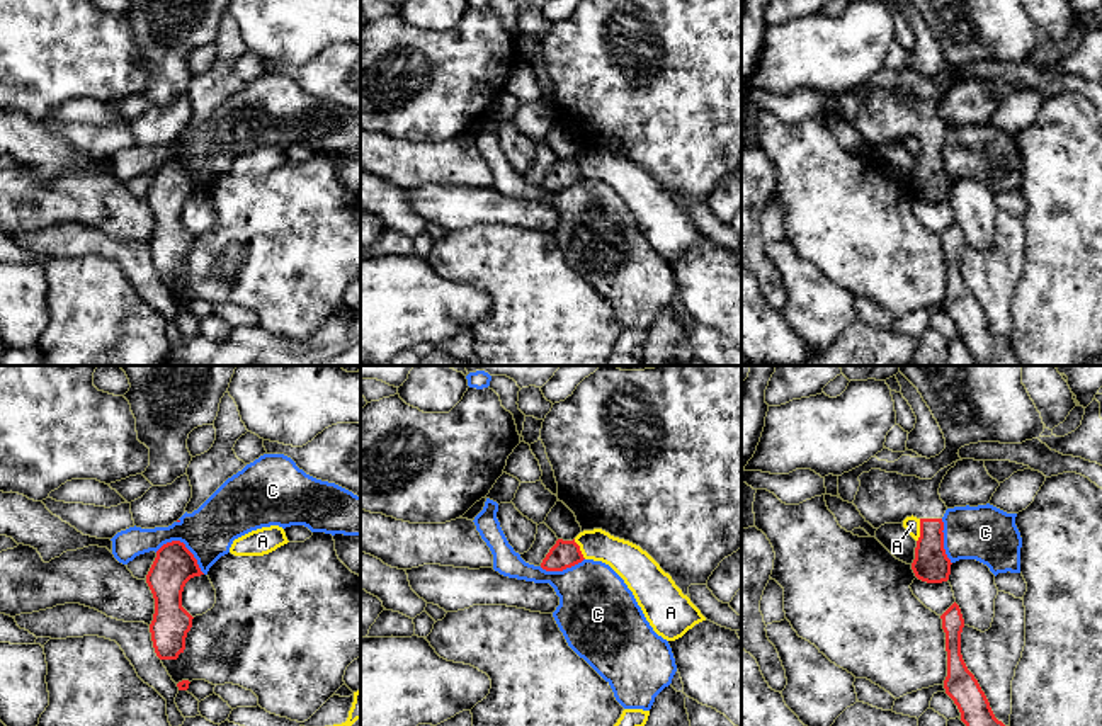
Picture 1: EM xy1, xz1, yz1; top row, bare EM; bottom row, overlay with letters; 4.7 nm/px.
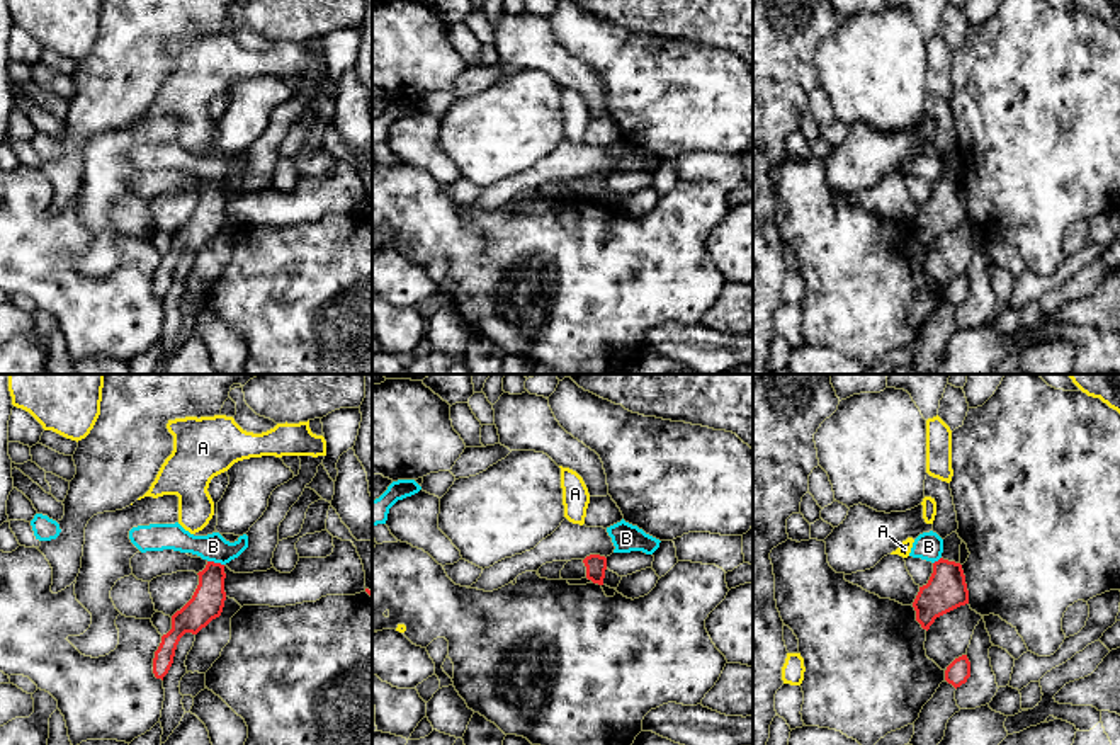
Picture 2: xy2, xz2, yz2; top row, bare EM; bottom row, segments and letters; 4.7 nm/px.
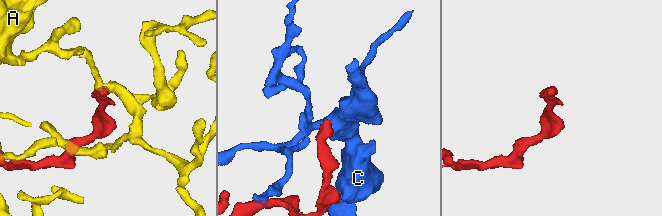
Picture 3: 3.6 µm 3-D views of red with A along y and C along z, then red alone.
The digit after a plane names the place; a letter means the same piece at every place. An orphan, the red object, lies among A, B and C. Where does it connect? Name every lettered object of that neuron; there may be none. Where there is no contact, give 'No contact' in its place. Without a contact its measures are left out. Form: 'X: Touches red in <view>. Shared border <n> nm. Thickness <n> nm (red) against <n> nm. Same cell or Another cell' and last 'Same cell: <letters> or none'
A: Touches red in yz1. Shared border 110 nm. Thickness 170 nm (red) against 80 nm. Another cell
B: Touches red in xy2. Shared border 80 nm. Thickness 160 nm (red) against 130 nm. Another cell
C: Touches red in xy1. Shared border 260 nm. Thickness 190 nm (red) against 240 nm. Another cell
Same cell: none

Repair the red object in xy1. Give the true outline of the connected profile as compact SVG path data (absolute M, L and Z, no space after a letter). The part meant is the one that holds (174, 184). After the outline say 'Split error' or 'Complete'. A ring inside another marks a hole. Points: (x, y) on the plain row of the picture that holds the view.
M180 160L163 163L156 172L150 170L129 180L128 189L134 197L145 199L155 218L155 233L150 243L155 272L160 279L177 279L185 269L185 257L192 247L192 235L182 226L185 202L204 194L194 173Z. Split error

